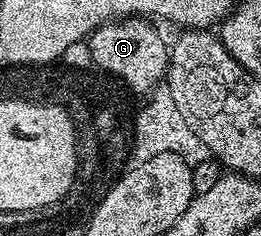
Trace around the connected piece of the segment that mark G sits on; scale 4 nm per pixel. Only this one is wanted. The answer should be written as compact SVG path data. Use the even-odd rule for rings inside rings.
M147 17L112 19L102 23L85 40L87 48L95 54L93 63L117 73L118 76L123 75L123 78L130 83L129 89L134 93L154 91L164 82L169 62L169 43L163 40L162 33L154 25L156 26Z

